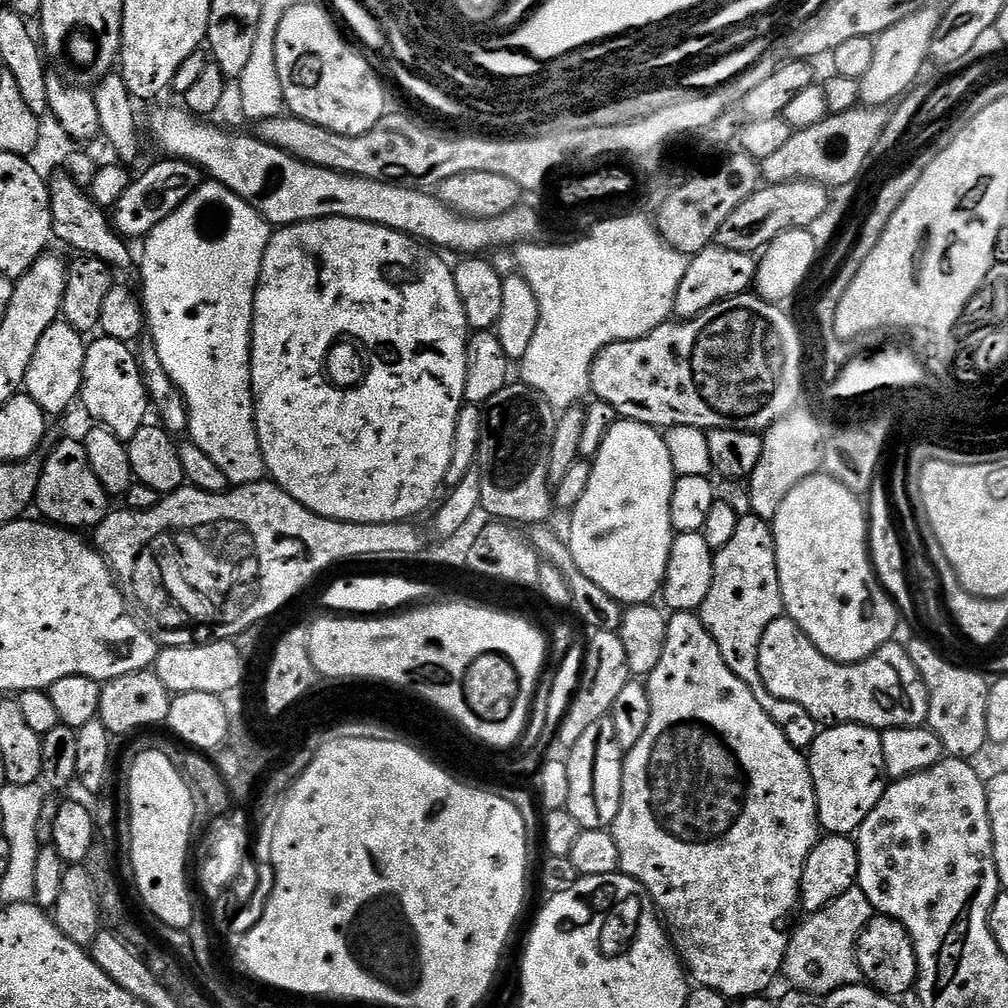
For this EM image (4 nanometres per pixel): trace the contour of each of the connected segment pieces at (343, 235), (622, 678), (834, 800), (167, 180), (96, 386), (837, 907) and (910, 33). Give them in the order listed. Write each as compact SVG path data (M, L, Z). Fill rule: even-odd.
M330 218L329 220L307 220L301 224L286 224L277 227L266 246L266 254L262 258L262 270L256 287L254 310L252 311L252 402L256 405L256 433L262 450L262 458L267 475L290 498L294 498L302 506L309 508L314 514L325 516L331 520L341 520L347 524L398 524L411 521L412 516L424 512L432 504L439 488L445 487L446 470L452 461L454 434L460 409L464 407L464 391L466 390L466 350L470 329L466 322L466 314L462 310L462 298L458 298L458 286L454 286L454 274L447 264L431 247L425 246L415 238L406 238L402 232L390 232L377 224L349 222L346 218Z
M592 632L588 640L588 653L584 656L584 669L580 672L580 685L576 688L576 697L568 708L568 713L560 720L560 725L551 733L552 745L546 753L547 759L554 762L568 763L570 750L582 738L582 733L598 722L602 717L609 715L618 699L618 693L622 686L626 686L630 679L628 663L626 662L626 650L622 646L622 638L619 632Z
M861 724L824 726L814 738L811 748L807 749L806 755L816 791L816 817L820 820L821 829L833 836L852 836L859 832L862 822L870 818L870 810L878 806L886 787L880 732Z
M160 158L157 164L150 165L137 180L135 177L129 183L122 198L118 198L115 208L111 209L110 223L125 238L143 238L158 226L158 222L174 214L174 210L178 210L178 206L182 206L182 202L186 202L201 183L202 173L194 165L175 158Z
M103 334L84 349L84 377L80 387L79 403L93 416L97 425L109 428L122 441L134 438L149 419L150 401L140 372L140 362L135 351L127 343Z
M859 886L846 890L846 894L834 898L831 904L827 904L819 912L805 915L805 920L801 924L799 921L789 935L783 975L788 975L788 980L794 987L801 988L796 990L801 993L809 992L817 998L828 996L839 988L861 983L856 943L864 927L872 921L873 915L870 898L862 894Z
M939 7L918 8L909 11L908 15L894 22L894 26L890 26L881 36L875 37L874 63L859 80L861 105L873 108L895 105L921 79L920 71L924 63L929 63L930 42L940 24L942 12Z

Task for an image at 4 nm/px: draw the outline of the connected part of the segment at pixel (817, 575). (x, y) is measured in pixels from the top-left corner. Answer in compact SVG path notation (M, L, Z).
M817 474L798 482L798 486L794 486L794 490L790 490L790 494L786 494L786 498L782 498L782 507L770 523L776 543L778 582L782 586L782 598L784 599L787 619L794 621L810 638L810 642L814 642L814 646L818 646L818 650L822 650L822 654L826 654L826 658L837 660L840 664L857 664L859 660L865 660L866 657L873 656L883 644L889 643L895 637L892 635L896 632L898 609L891 596L884 591L884 585L876 577L876 569L872 566L872 558L868 547L868 517L861 497L854 495L850 490L846 490L846 486L842 486L842 482L838 482L833 476Z

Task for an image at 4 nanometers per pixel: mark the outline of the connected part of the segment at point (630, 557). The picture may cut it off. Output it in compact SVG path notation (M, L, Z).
M617 419L616 425L608 431L598 454L591 461L591 466L592 473L590 474L590 482L586 486L586 494L582 494L582 498L570 512L572 521L568 524L568 536L566 535L570 554L574 554L574 562L578 566L578 570L582 570L582 574L586 574L586 578L590 578L590 582L594 582L594 586L602 586L602 590L606 590L606 594L610 594L621 604L631 606L655 601L664 586L666 566L670 558L670 546L674 535L670 522L670 494L674 494L677 474L670 462L670 450L666 450L664 437L657 429L651 428L648 424L640 424L637 420Z

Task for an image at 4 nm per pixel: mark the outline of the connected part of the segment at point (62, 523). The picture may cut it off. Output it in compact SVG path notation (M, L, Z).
M79 439L64 440L48 456L48 461L43 461L40 469L40 481L36 491L35 507L40 507L39 515L45 521L51 522L59 527L69 530L95 529L97 524L106 519L110 511L110 497L108 491L98 482L94 470L90 470L90 458L86 458L86 450Z

